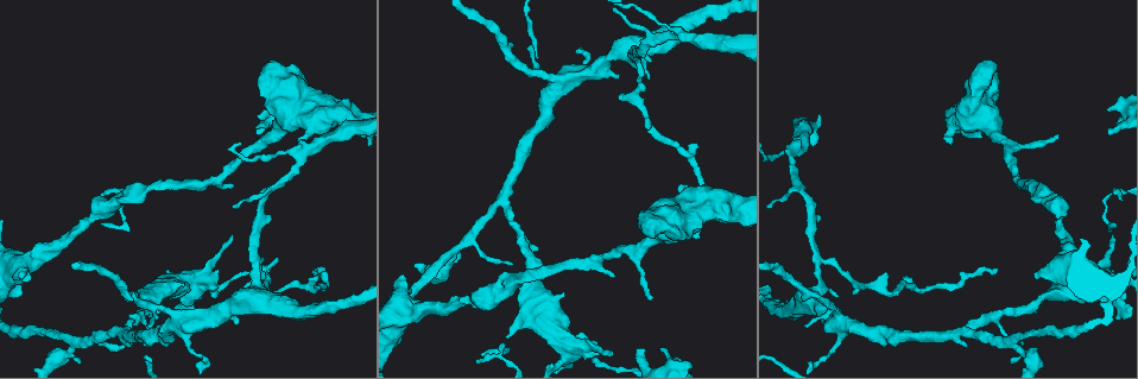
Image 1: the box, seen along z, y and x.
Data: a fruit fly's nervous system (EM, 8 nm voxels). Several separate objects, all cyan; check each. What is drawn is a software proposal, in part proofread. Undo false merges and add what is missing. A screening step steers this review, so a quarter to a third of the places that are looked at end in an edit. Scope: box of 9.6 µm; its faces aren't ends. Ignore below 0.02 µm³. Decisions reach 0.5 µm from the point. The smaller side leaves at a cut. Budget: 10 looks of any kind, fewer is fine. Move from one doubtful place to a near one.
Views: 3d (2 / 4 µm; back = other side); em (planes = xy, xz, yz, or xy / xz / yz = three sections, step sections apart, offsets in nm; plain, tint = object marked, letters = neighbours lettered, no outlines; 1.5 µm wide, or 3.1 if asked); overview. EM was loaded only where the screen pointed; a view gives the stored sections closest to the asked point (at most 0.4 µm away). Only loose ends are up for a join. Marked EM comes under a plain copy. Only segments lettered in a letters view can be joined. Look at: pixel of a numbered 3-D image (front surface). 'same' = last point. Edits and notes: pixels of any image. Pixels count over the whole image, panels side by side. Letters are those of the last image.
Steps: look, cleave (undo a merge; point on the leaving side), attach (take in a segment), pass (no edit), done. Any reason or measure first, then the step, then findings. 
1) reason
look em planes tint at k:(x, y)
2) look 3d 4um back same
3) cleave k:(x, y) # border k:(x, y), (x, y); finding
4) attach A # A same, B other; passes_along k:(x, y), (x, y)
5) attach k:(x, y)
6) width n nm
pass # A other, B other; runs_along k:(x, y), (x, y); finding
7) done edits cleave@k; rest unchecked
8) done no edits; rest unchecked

abrupt turn
look 3d 4um at 1:(255, 262)

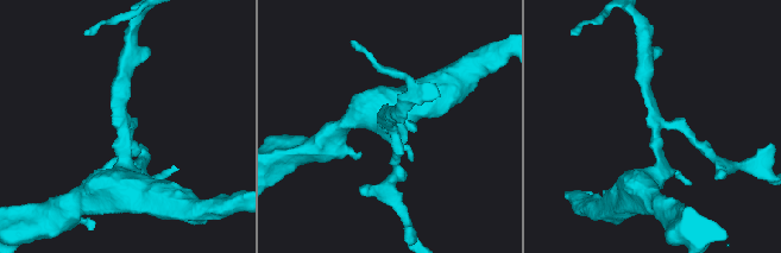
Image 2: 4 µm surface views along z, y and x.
arms 3; now the EM
look em yz step 8 tint at 2:(390, 124)

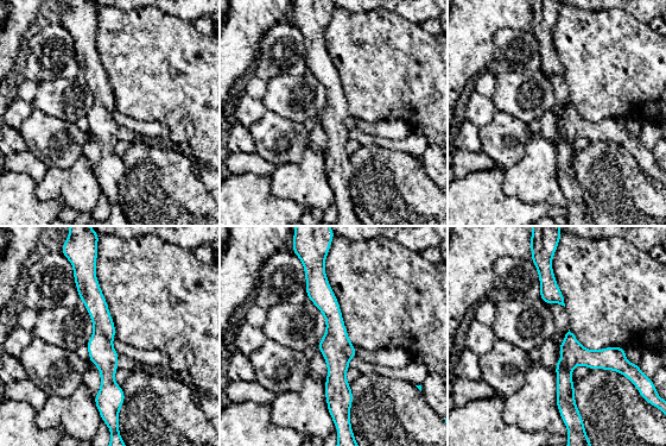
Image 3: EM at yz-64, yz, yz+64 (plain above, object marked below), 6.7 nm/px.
cut it another way
look em planes letters same

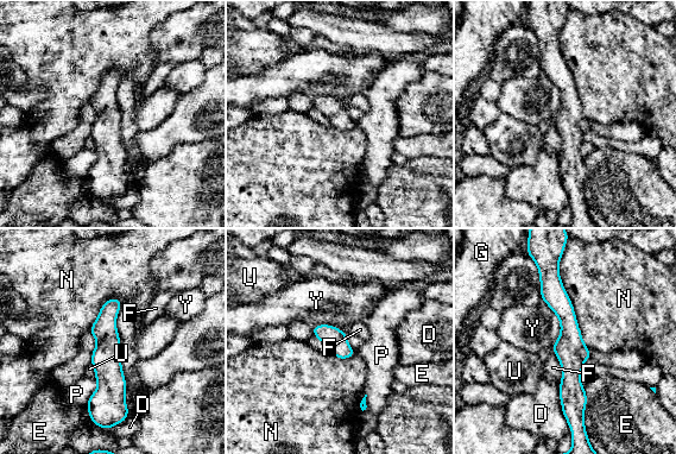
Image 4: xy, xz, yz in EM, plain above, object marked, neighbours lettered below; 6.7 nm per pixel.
pass # D other, E other, F other, G other, N other, P other, U other, Y other; border 4:(542, 301), (560, 325), (551, 347); continuous, no second neuron

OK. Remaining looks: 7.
thin end
look 3d 4um at 1:(648, 127)

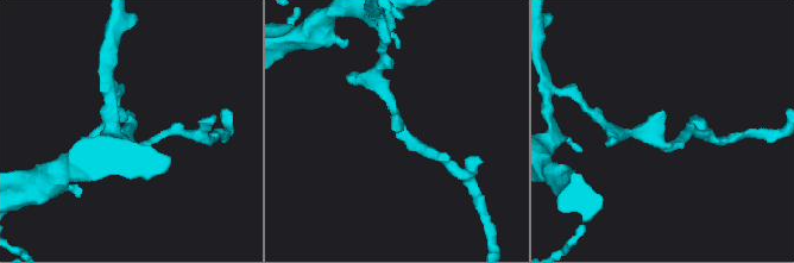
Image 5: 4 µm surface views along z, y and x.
shape alone is not enough
look em yz step 4 tint at 5:(397, 129)

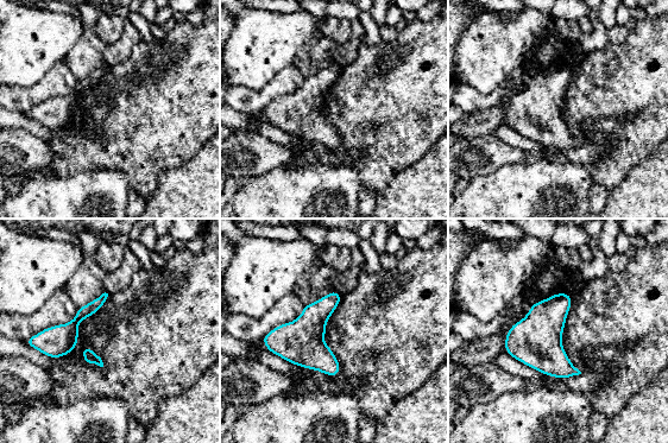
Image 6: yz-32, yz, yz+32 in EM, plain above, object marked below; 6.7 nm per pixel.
look em planes letters same

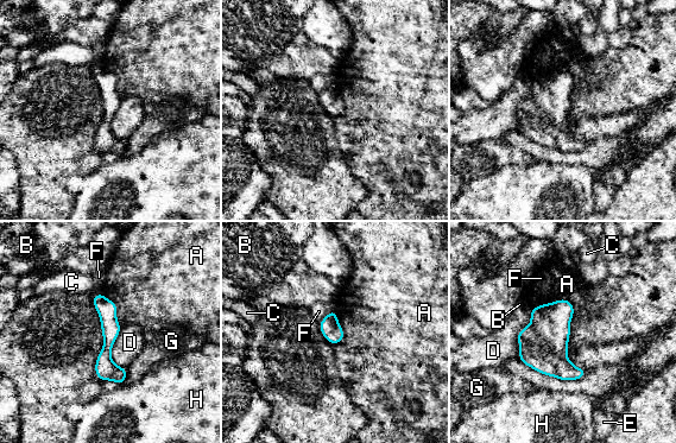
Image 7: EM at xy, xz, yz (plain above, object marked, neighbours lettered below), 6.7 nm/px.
pass # A other, B other, C other, D other, E other, F other, G other, H other; none of them fits

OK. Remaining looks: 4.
stops while still wide
look em yz step 8 letters at 1:(508, 336)

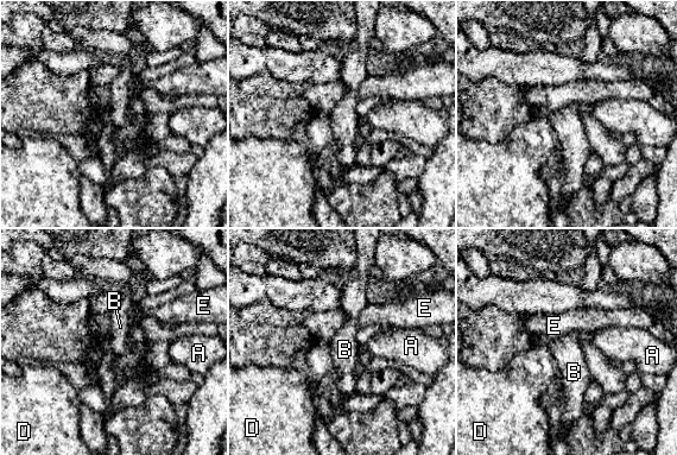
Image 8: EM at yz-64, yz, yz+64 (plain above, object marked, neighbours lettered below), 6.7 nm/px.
another direction
look em planes letters same

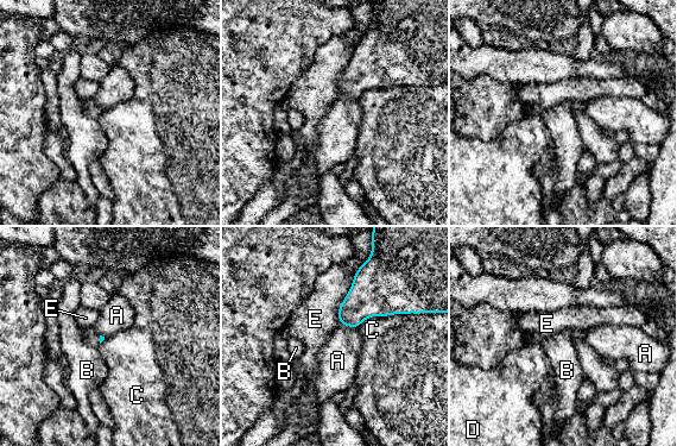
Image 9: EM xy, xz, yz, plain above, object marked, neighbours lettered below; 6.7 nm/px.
pass # A other, B other, C other, D other, E other; border 9:(405, 313), (371, 315), (356, 327); no lettered segment goes on from it

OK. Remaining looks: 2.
free end
look 3d 2um at 1:(1110, 134)

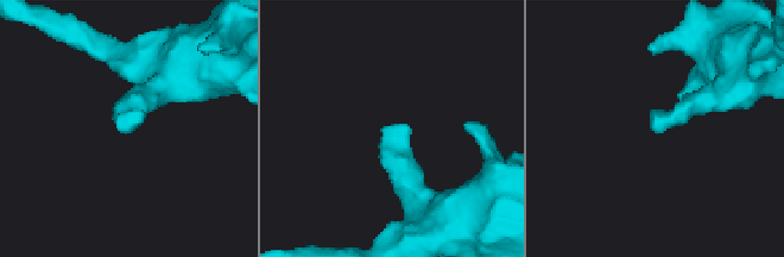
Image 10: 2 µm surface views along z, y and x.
look em planes letters at 10:(386, 132)

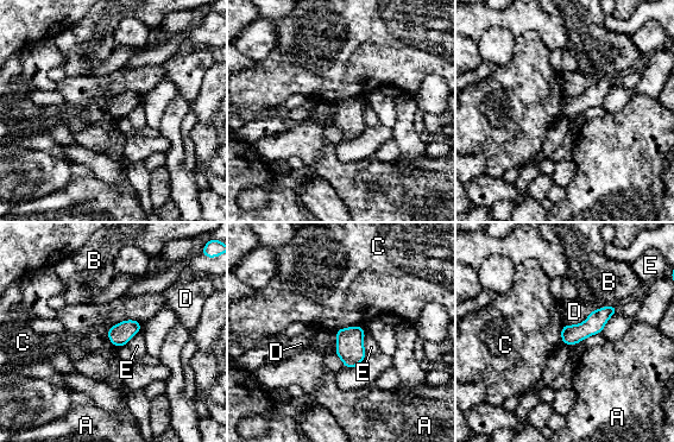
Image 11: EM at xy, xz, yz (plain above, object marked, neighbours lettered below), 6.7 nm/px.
longest_contact D 240 nm
pass # A other, B other, C other, D other, E other; runs_along 11:(613, 309), (564, 339); no lettered segment goes on from it

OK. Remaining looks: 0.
done no edits; rest unchecked

